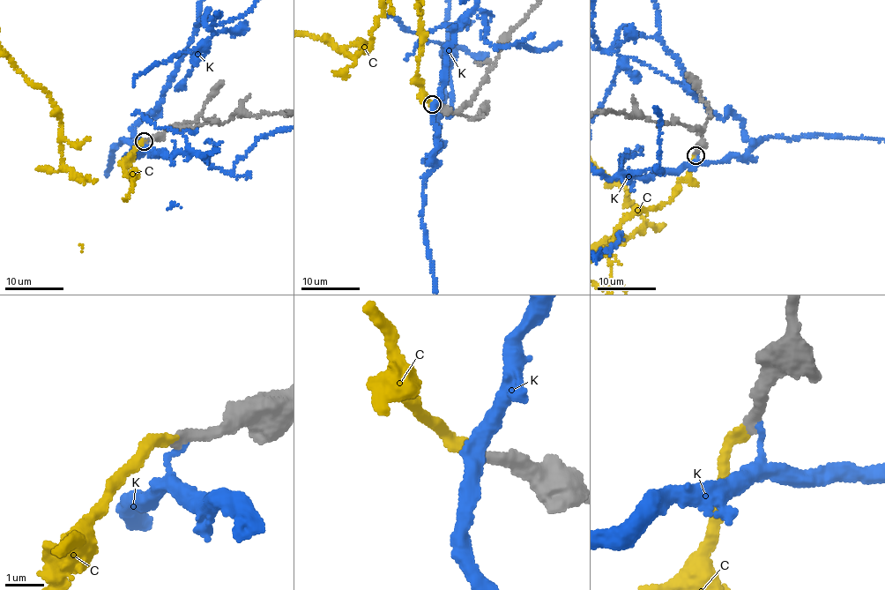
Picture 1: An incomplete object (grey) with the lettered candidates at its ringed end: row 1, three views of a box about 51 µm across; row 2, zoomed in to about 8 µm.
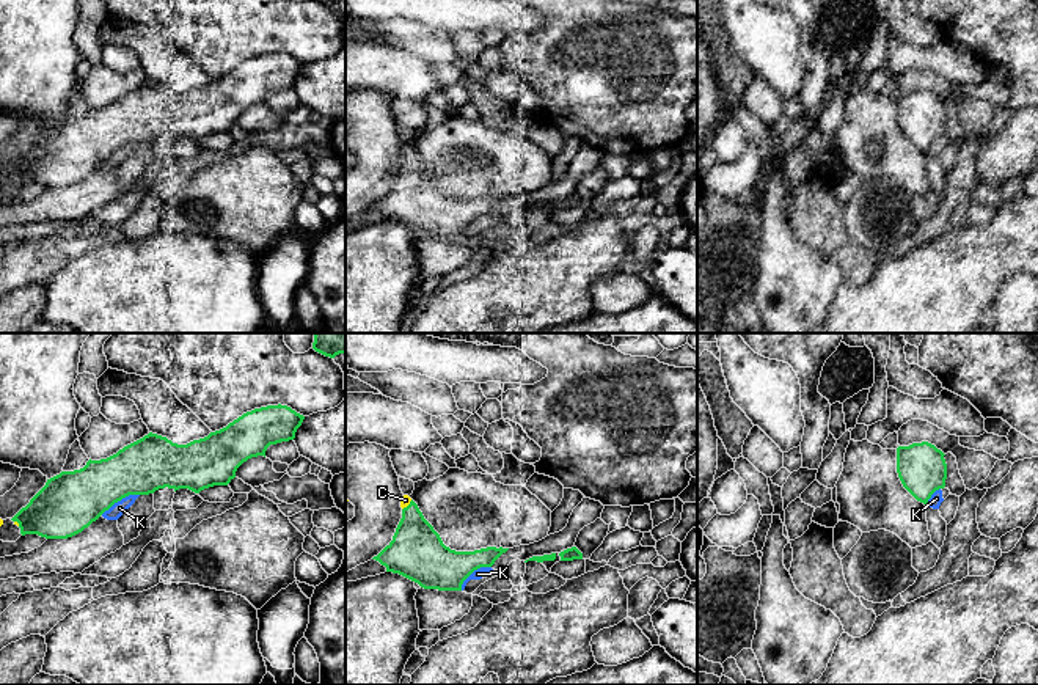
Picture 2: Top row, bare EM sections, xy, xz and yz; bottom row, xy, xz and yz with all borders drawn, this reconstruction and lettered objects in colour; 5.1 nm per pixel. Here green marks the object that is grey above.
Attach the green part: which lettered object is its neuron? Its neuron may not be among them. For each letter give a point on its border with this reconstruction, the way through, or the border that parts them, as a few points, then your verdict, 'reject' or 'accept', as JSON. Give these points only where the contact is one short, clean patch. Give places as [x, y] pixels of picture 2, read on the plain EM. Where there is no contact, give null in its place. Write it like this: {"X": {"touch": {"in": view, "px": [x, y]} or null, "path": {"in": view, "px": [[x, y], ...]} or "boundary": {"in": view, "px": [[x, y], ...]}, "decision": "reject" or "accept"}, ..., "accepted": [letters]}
{"C": {"touch": {"in": "xz", "px": [409, 153]}, "decision": "accept"}, "K": {"touch": {"in": "xy", "px": [120, 148]}, "boundary": {"in": "xy", "px": [[138, 142], [123, 145], [101, 162]]}, "decision": "reject"}, "accepted": ["C"]}

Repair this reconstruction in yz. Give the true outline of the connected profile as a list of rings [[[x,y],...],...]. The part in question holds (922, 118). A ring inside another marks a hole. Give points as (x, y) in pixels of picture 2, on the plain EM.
[[[928,90],[897,96],[897,121],[903,135],[920,151],[945,135],[944,101]]]

